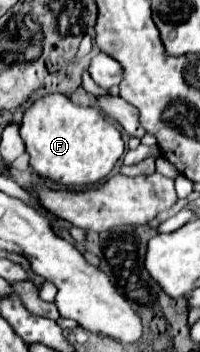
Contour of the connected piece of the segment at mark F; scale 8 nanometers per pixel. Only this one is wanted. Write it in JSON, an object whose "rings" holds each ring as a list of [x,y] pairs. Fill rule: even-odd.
{"rings":[[[45,95],[37,103],[33,103],[33,107],[29,107],[29,111],[23,117],[19,133],[25,141],[27,153],[31,157],[31,161],[29,161],[31,169],[41,179],[49,179],[49,181],[59,183],[61,187],[69,187],[69,189],[97,185],[101,179],[105,179],[113,171],[117,159],[123,155],[123,139],[121,139],[119,129],[113,123],[109,123],[109,119],[103,117],[99,109],[77,107],[65,95]]]}

